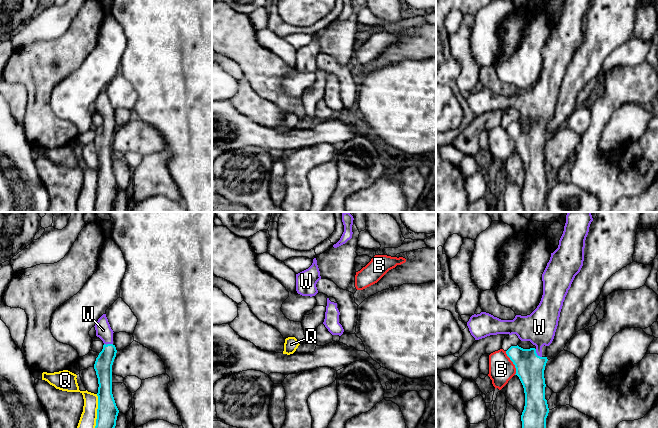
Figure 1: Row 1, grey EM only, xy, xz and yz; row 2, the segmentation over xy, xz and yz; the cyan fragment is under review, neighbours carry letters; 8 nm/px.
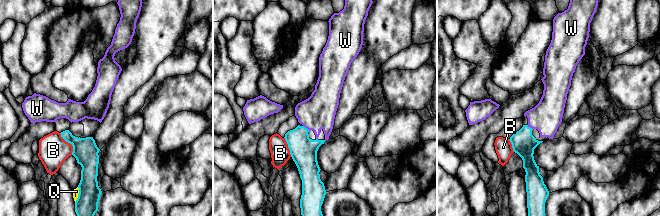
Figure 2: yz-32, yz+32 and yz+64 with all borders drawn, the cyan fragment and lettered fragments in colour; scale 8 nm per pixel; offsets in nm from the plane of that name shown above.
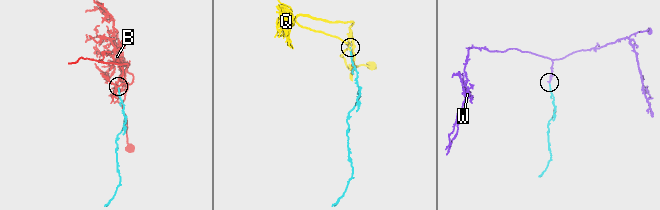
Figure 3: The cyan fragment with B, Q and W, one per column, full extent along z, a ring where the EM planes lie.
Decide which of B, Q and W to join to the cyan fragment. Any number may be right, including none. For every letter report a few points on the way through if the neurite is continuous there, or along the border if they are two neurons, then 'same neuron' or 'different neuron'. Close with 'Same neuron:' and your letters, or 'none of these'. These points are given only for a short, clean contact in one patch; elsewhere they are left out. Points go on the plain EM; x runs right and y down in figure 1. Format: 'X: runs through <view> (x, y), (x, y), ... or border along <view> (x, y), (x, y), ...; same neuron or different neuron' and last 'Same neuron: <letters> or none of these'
B: border along yz (505, 127), (514, 141), (515, 150); different neuron
Q: different neuron
W: same neuron
Same neuron: W

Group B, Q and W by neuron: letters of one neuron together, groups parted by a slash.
B / Q / W

